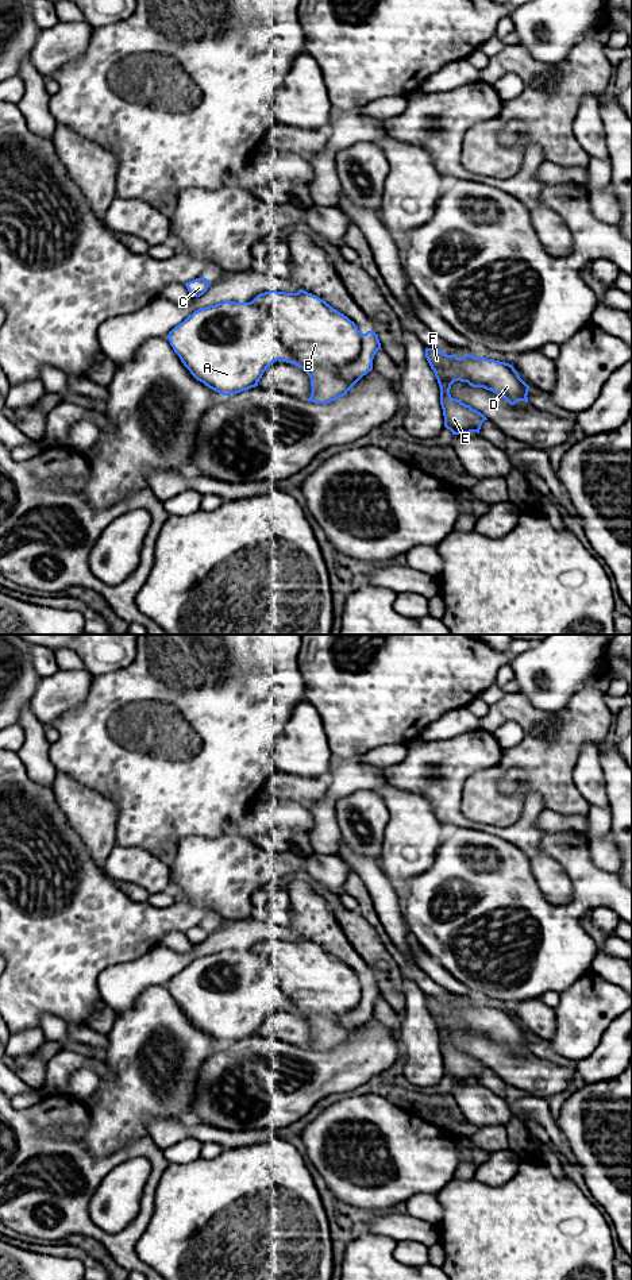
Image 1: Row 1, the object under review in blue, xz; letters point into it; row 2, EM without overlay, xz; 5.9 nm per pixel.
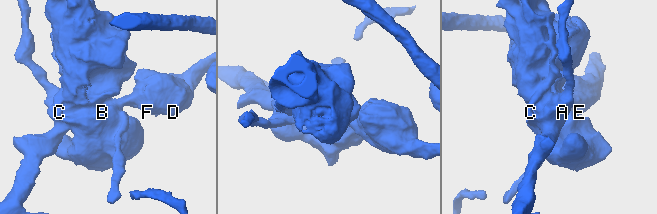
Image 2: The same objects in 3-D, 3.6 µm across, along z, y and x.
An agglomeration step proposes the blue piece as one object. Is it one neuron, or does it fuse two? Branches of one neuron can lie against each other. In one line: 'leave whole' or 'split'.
split

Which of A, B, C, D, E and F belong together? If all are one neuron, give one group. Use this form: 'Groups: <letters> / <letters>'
Groups: A / B C D E F

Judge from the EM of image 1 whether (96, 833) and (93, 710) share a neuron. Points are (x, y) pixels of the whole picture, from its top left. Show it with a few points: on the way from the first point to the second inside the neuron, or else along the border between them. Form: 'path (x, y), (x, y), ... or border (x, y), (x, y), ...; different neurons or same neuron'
border (68, 774), (108, 797), (116, 805), (118, 812); different neurons

